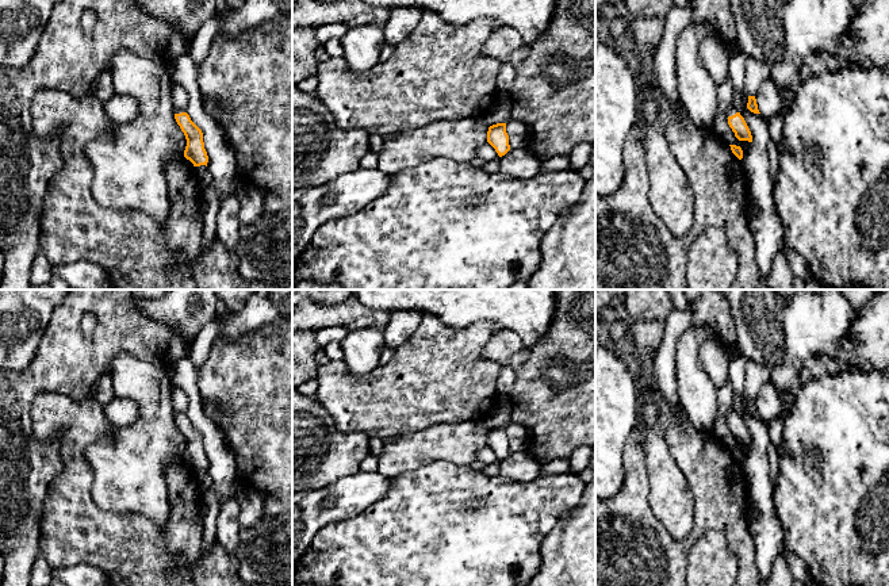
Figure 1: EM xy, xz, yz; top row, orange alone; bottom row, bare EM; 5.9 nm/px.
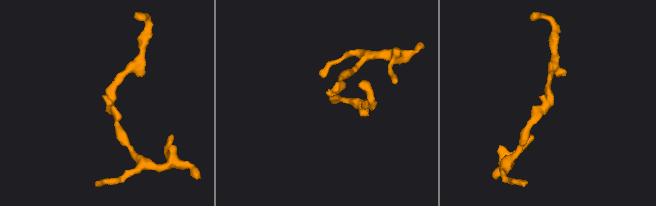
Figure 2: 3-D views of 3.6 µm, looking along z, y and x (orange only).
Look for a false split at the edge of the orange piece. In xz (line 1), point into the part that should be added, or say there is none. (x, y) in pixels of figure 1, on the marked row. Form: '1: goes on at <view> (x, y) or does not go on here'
1: does not go on here

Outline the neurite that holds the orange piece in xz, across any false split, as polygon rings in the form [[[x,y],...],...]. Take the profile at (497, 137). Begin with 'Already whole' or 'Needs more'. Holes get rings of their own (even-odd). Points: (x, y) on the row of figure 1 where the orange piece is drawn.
Already whole. [[[497,123],[488,127],[487,142],[495,149],[499,157],[510,150],[506,123]]]

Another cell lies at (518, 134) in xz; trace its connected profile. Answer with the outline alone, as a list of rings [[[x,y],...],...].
[[[510,118],[506,122],[506,133],[509,135],[510,149],[525,149],[525,148],[528,148],[528,145],[529,145],[529,130],[522,122]]]

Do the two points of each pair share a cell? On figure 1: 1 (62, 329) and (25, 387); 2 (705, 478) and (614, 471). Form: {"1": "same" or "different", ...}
{"1": "same", "2": "different"}

